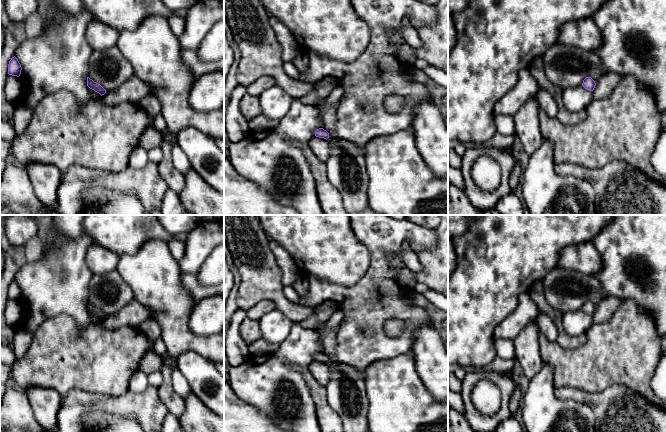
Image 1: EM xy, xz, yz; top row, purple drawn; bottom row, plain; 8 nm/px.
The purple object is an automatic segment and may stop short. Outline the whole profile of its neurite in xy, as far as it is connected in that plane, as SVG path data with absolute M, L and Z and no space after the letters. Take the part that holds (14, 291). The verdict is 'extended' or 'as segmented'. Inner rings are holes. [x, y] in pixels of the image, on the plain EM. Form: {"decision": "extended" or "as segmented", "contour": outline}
{"decision": "as segmented", "contour": "M15 280L12 281L8 288L8 298L19 301L21 298L21 294L22 291L18 283Z"}

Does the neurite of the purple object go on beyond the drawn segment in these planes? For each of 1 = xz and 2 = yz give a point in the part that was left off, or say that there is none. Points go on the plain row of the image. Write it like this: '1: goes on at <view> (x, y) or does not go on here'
1: does not go on here
2: does not go on here

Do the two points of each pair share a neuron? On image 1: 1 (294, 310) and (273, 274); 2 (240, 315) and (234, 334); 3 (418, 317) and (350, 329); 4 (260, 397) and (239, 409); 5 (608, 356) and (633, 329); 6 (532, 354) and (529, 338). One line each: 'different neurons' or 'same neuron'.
1: same neuron
2: same neuron
3: same neuron
4: different neurons
5: same neuron
6: same neuron

